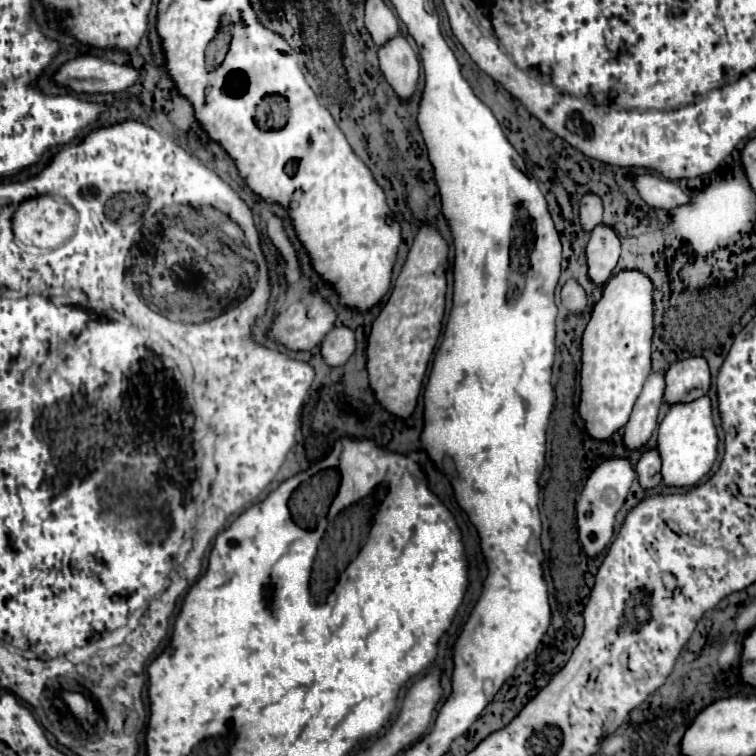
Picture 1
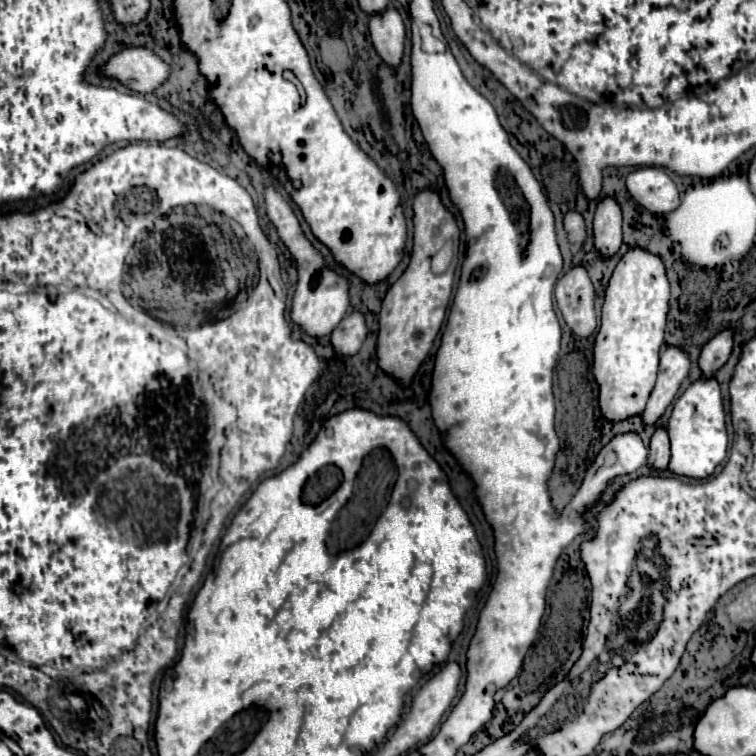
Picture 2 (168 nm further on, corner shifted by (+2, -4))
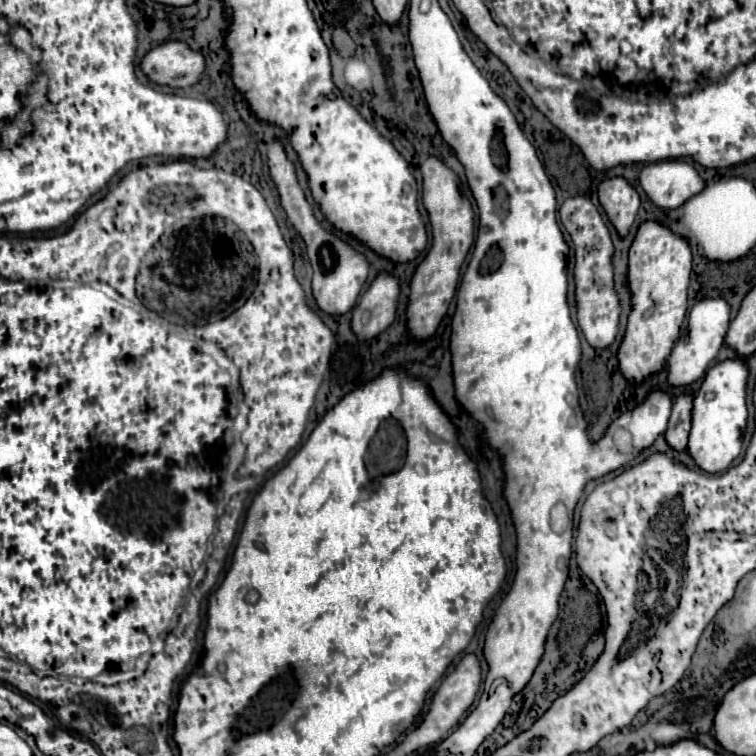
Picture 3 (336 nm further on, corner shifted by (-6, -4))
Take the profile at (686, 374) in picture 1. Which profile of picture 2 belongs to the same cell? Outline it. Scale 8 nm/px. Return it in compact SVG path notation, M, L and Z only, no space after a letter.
M722 330L718 332L702 350L700 354L700 368L706 376L712 376L720 366L726 364L734 350L734 332L732 330Z

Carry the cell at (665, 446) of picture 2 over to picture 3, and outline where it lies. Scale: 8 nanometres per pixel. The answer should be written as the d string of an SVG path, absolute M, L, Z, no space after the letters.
M690 394L678 396L672 406L668 428L664 432L668 446L676 452L682 452L686 448L690 434L690 410L692 410L692 396Z

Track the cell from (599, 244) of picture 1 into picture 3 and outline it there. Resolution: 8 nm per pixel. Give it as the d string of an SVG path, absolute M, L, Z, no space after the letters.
M608 178L598 186L598 200L618 236L626 238L640 206L638 192L624 178Z

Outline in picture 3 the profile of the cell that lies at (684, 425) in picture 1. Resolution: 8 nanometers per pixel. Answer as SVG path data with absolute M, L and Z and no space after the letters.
M724 360L706 372L706 378L692 400L692 430L688 454L704 472L716 474L726 470L742 450L742 432L746 428L746 362Z

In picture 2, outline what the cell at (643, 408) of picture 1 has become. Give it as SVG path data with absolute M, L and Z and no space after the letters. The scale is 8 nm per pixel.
M666 346L660 352L660 372L656 386L648 398L646 410L642 412L642 418L646 424L654 424L668 404L674 400L680 384L690 372L690 356L680 346Z

